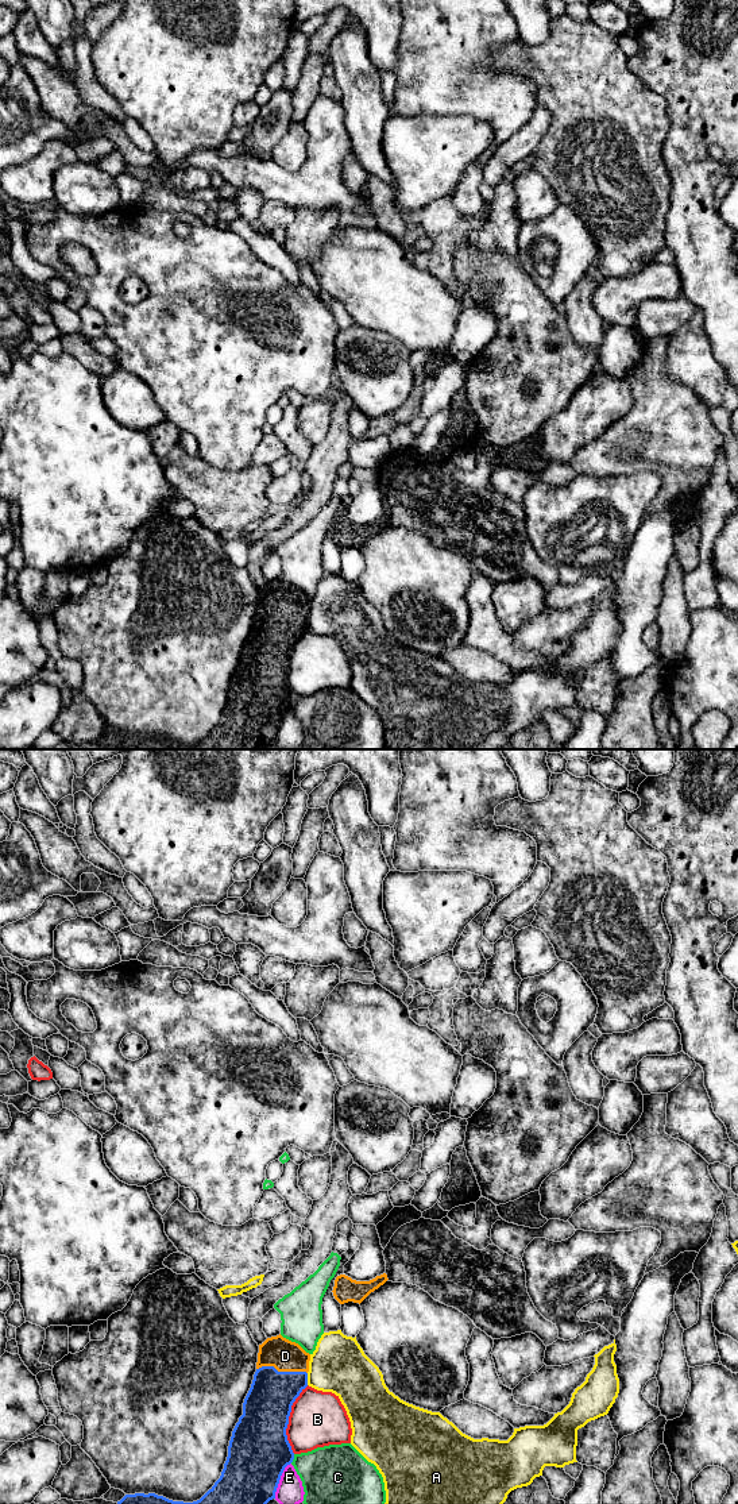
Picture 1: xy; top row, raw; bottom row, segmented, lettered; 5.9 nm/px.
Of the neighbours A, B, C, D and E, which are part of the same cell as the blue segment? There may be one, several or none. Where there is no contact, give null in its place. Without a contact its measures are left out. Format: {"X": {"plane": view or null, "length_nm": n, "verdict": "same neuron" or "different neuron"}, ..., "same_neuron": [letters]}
{"A": {"plane": "xy", "length_nm": 70, "verdict": "different neuron"}, "B": {"plane": "xy", "length_nm": 420, "verdict": "different neuron"}, "C": {"plane": "xy", "length_nm": 60, "verdict": "different neuron"}, "D": {"plane": "xy", "length_nm": 300, "verdict": "same neuron"}, "E": {"plane": "xy", "length_nm": 240, "verdict": "different neuron"}, "same_neuron": ["D"]}

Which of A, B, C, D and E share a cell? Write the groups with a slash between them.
A / B / C / D / E

